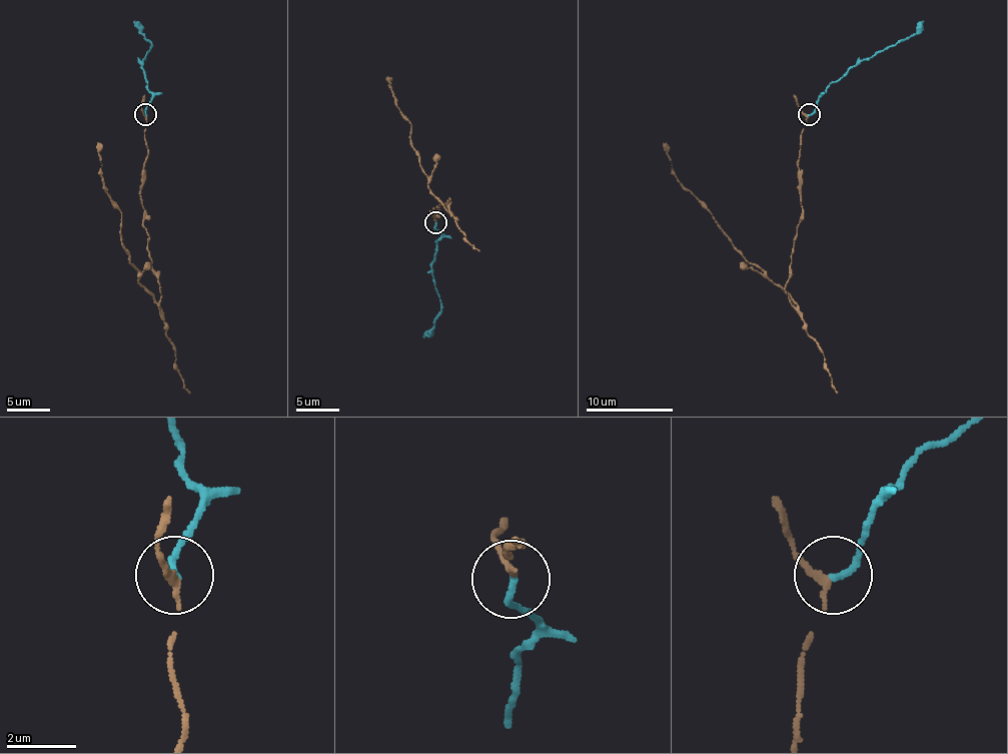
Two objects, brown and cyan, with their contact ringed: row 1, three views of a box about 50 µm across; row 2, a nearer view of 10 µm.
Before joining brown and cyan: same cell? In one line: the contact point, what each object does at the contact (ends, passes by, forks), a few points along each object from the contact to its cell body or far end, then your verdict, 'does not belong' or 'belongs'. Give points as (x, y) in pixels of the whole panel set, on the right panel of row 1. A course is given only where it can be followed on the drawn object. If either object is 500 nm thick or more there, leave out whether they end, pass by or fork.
place (809, 114); brown ends; cyan ends; course brown (808, 114), (800, 146), (802, 220), (784, 288), (791, 301), (741, 253), (708, 209), (682, 185), (662, 142); course cyan (808, 114), (823, 92), (854, 66), (913, 35), (924, 20); does not belong

